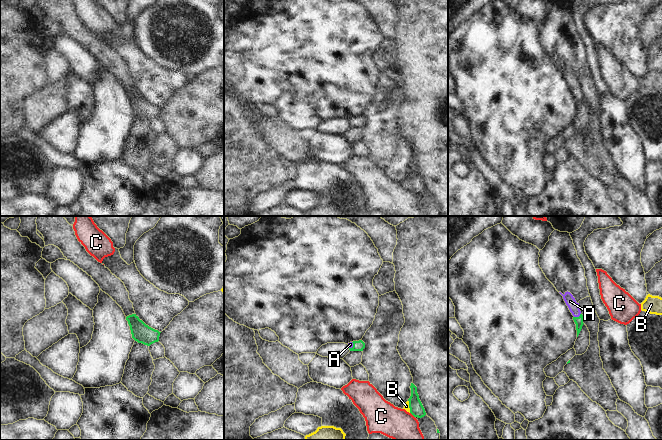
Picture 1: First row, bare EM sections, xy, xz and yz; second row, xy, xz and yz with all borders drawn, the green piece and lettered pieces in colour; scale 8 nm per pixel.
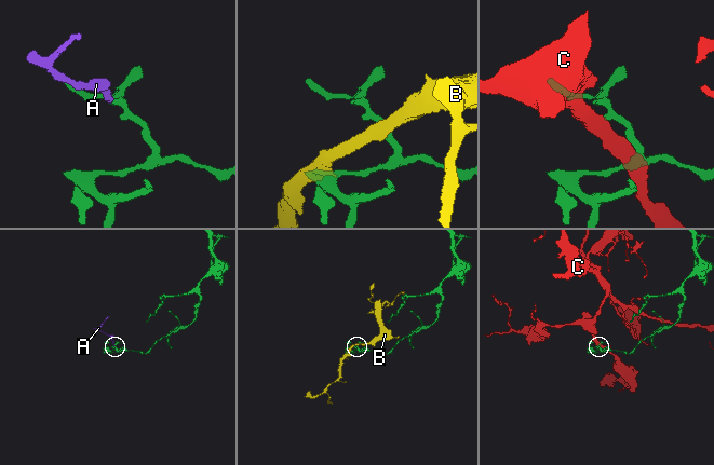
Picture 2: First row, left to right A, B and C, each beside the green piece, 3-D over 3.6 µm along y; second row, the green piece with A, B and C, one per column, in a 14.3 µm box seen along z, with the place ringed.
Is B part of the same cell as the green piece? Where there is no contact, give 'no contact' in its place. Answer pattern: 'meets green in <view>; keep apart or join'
meets green in xz; keep apart

